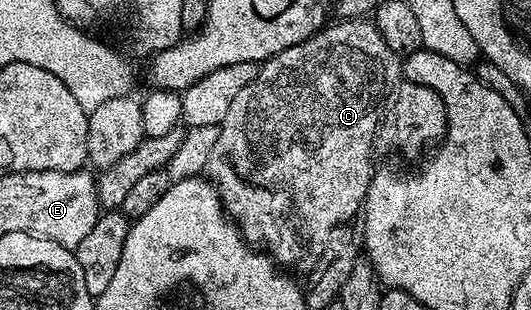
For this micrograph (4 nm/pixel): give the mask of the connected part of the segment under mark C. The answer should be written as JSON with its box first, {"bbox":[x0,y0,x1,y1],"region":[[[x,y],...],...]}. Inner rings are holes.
{"bbox":[206,17,401,268],"region":[[[366,17],[336,21],[324,26],[315,37],[293,48],[285,48],[280,54],[273,55],[260,65],[257,78],[234,97],[233,104],[230,105],[229,112],[226,113],[221,125],[217,144],[214,145],[206,166],[206,177],[217,187],[224,210],[231,215],[246,242],[254,246],[256,250],[270,254],[283,268],[299,266],[307,257],[308,261],[318,254],[325,240],[329,240],[329,232],[333,232],[333,228],[348,225],[352,221],[351,217],[354,214],[356,217],[360,213],[362,204],[367,199],[373,173],[371,149],[375,146],[375,140],[377,144],[377,131],[380,129],[383,117],[380,102],[383,101],[383,95],[387,94],[392,82],[401,76],[401,58],[386,44],[386,40],[382,38],[374,21]]]}

